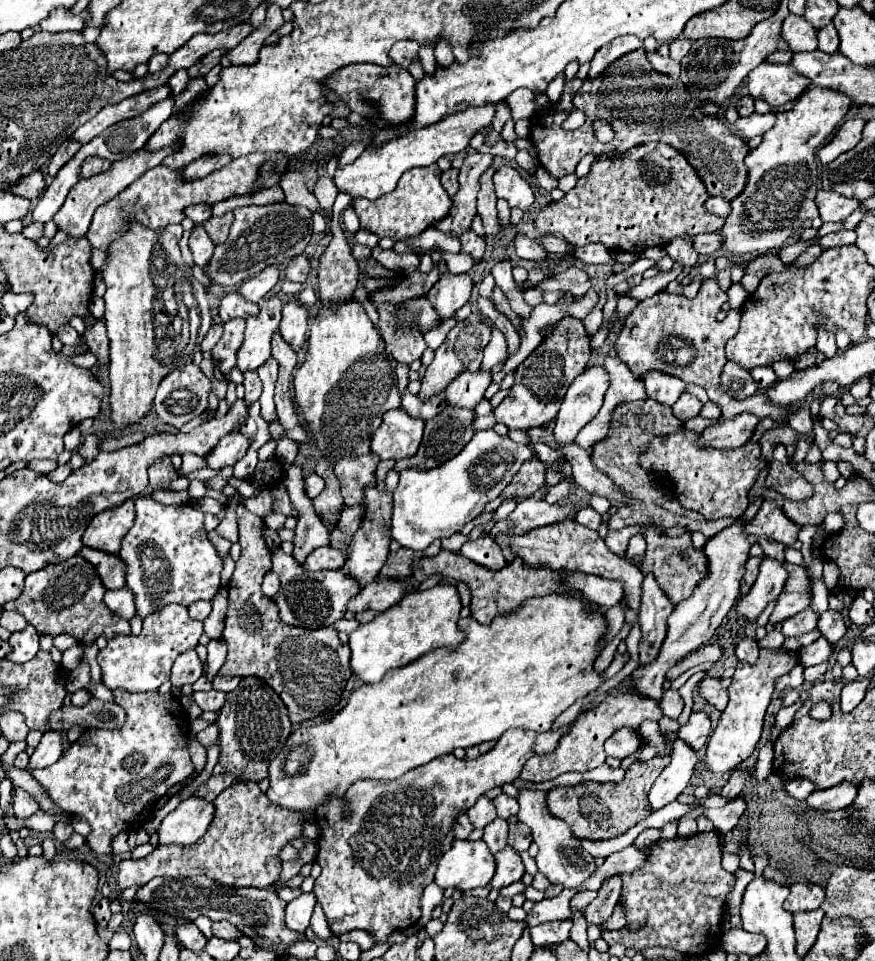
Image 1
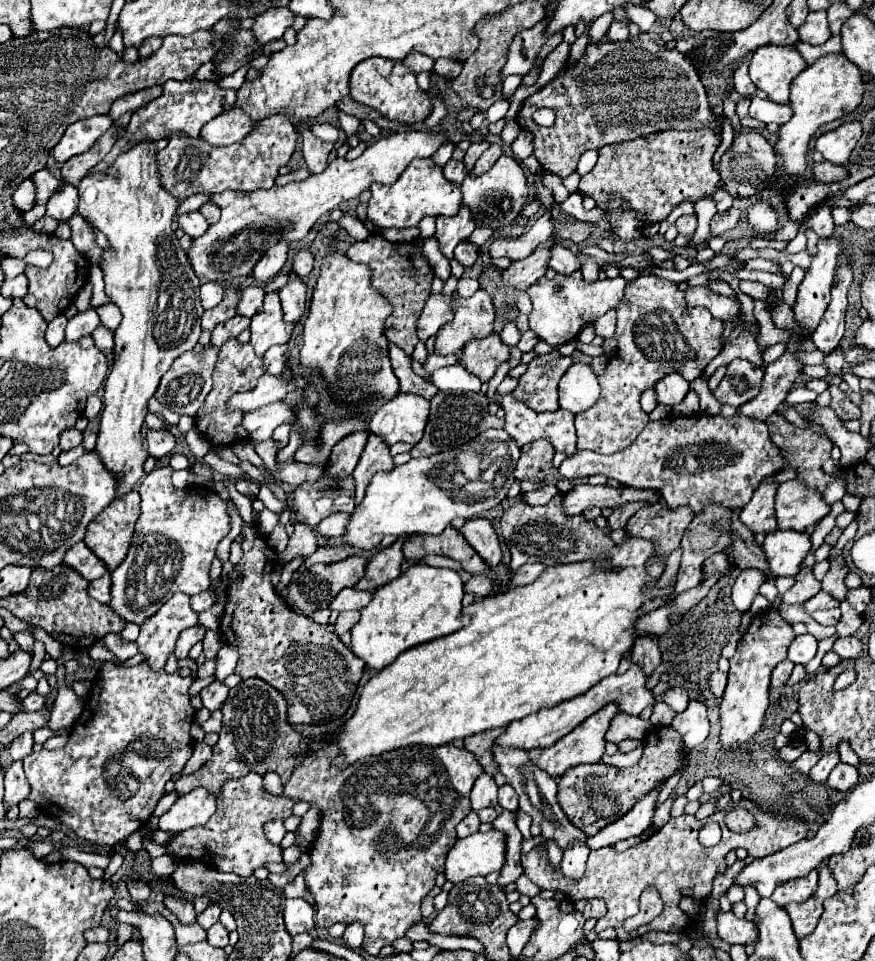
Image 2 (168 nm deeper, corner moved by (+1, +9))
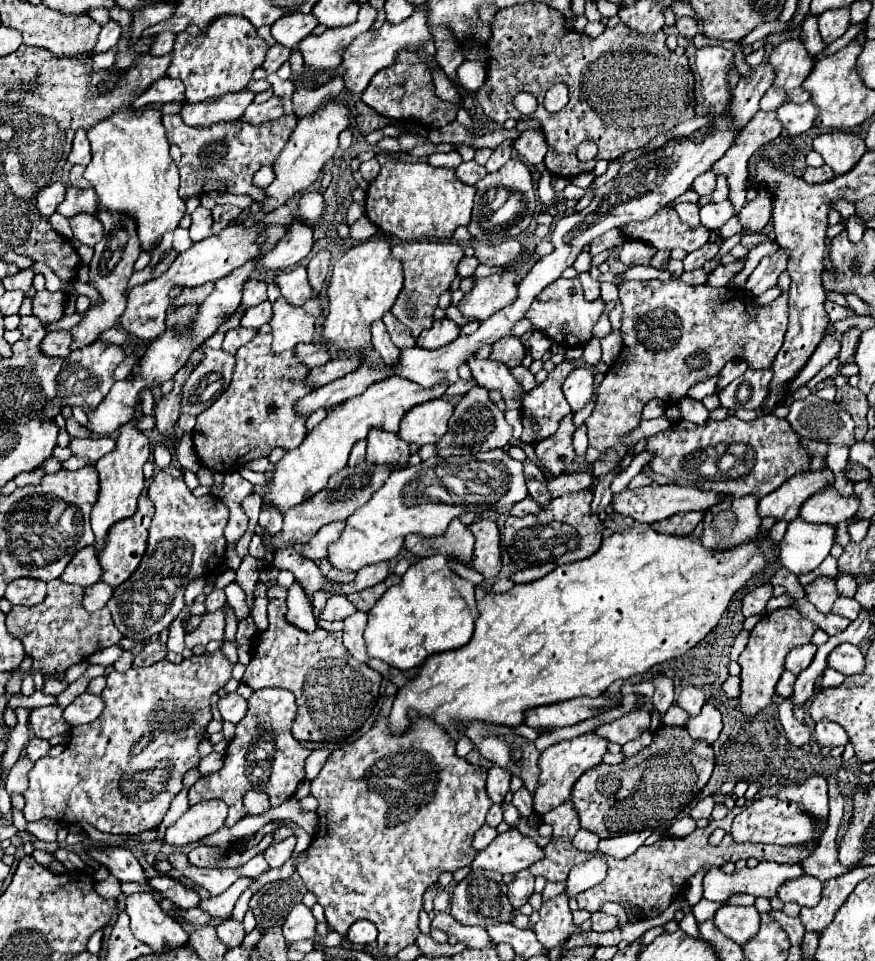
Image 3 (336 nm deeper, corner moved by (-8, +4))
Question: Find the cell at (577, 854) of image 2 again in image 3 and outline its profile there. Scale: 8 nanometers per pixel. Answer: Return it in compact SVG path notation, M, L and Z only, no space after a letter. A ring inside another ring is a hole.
M580 828L578 834L574 836L572 844L574 844L574 848L578 848L578 850L582 850L582 852L596 852L596 850L598 850L598 840L600 840L600 838L598 838L596 834Z

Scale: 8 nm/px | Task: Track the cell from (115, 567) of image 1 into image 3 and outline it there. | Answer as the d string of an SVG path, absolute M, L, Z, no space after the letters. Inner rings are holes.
M86 546L70 560L70 566L66 566L60 580L88 588L90 584L96 584L100 578L102 578L102 570L98 564L96 550L94 550L94 546Z

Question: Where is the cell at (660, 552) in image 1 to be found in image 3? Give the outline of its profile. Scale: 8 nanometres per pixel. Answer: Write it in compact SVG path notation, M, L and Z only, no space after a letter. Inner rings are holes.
M684 512L684 514L674 514L670 518L664 518L660 522L654 522L652 528L660 534L670 534L670 536L688 536L698 522L702 520L702 512Z

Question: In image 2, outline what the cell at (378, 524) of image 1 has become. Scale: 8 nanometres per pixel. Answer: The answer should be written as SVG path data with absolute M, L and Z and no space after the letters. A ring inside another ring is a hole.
M369 433L369 441L361 453L361 459L353 471L353 477L355 477L355 483L357 483L357 497L355 501L359 503L365 495L365 489L371 481L371 477L377 473L377 471L391 471L395 465L393 465L393 457L389 453L389 447L385 445L385 441L381 441L381 437L373 437Z

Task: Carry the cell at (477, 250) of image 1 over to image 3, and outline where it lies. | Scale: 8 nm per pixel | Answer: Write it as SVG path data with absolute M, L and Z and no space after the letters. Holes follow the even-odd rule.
M464 256L462 258L462 262L458 264L458 274L464 278L464 276L472 276L474 274L474 270L478 268L478 258L474 258L474 256Z

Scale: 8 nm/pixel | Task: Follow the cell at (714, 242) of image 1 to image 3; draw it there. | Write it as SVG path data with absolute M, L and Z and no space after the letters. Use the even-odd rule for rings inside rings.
M760 192L754 200L746 202L736 216L742 222L744 232L760 232L770 222L770 196Z

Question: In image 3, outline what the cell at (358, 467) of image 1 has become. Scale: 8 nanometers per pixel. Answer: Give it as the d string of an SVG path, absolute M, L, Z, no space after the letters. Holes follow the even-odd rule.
M358 440L350 452L350 460L348 460L348 466L356 466L364 460L366 456L366 440Z

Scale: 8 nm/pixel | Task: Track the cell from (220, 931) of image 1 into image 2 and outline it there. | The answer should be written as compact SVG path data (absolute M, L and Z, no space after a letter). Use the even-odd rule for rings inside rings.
M209 905L205 911L197 913L197 923L203 927L203 929L209 929L213 923L219 921L219 915L221 915L221 909L217 905Z

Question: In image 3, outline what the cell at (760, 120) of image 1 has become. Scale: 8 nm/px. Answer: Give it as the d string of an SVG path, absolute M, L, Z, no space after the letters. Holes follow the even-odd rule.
M784 102L782 106L778 106L776 110L778 120L782 122L782 126L794 136L794 134L804 134L806 130L812 128L812 122L818 114L818 110L814 110L812 102L806 104L792 104L792 102Z

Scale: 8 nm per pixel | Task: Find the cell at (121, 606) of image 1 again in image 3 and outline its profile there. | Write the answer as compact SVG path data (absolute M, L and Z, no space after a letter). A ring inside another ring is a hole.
M96 582L88 588L84 588L82 604L86 606L86 610L96 612L96 610L102 610L108 604L110 596L112 596L112 586L106 584L106 582Z

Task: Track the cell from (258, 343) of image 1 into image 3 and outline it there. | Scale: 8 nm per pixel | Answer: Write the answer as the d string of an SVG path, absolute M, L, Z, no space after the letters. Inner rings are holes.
M282 296L272 306L274 318L270 320L272 326L272 352L280 354L284 350L292 350L300 342L312 342L314 322L320 314L320 300L312 296L310 302L304 306L292 306Z

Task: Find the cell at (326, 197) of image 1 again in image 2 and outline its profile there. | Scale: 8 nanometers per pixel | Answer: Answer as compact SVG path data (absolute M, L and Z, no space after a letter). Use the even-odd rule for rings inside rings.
M293 121L293 127L301 133L303 137L303 157L307 161L307 167L311 173L321 173L325 167L327 167L327 157L329 153L333 151L333 143L327 143L327 141L321 141L317 139L309 125L305 123L295 123Z

